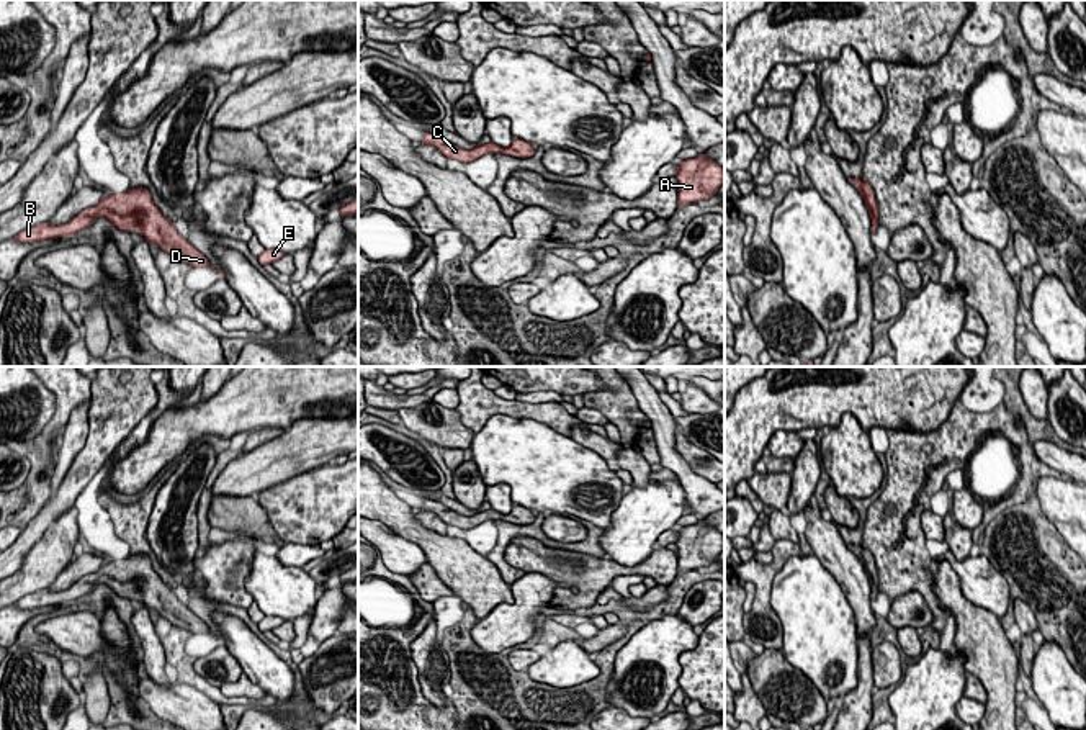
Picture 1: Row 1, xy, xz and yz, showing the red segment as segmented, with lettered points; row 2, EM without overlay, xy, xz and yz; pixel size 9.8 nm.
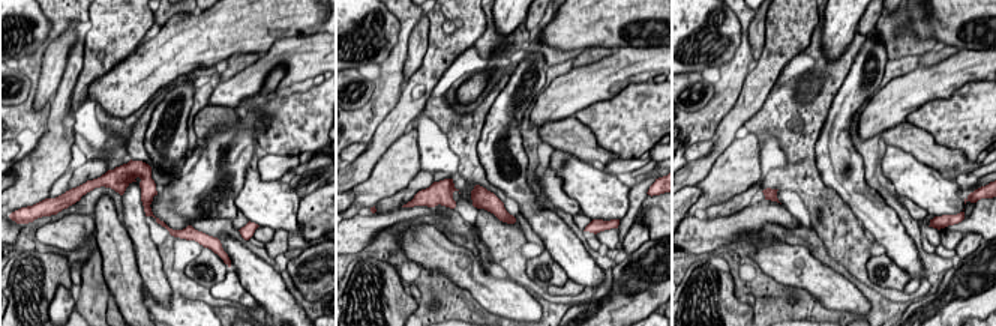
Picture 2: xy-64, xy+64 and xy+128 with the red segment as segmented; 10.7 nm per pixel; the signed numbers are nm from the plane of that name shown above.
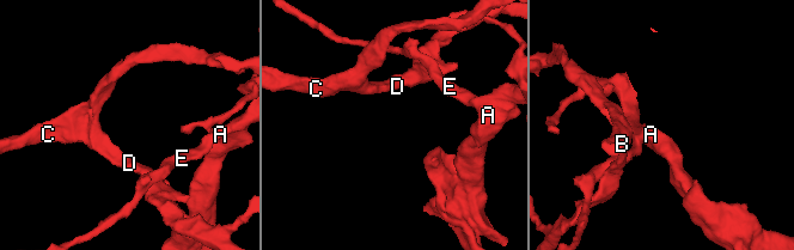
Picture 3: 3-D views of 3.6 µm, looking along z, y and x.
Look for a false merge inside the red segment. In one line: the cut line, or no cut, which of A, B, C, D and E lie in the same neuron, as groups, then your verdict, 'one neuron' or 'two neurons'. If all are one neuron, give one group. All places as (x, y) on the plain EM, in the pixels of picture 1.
cut xy (148, 557), (148, 562), (133, 573), (134, 594); groups A D E / B C; two neurons

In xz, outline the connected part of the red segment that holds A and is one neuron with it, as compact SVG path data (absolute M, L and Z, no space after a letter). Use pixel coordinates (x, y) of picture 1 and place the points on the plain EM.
M702 520L680 527L675 545L679 547L679 573L695 571L697 568L715 563L725 550L725 534Z

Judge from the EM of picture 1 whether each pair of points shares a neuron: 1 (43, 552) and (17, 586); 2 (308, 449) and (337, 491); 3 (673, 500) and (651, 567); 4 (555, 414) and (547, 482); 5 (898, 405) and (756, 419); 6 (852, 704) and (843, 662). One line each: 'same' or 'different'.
1: same
2: different
3: different
4: different
5: same
6: different

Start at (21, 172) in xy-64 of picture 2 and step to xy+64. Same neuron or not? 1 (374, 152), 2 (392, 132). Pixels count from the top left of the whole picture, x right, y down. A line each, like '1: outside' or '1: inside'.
1: outside
2: outside

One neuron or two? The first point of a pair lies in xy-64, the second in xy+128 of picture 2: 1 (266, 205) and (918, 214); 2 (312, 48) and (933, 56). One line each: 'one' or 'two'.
1: two
2: two

